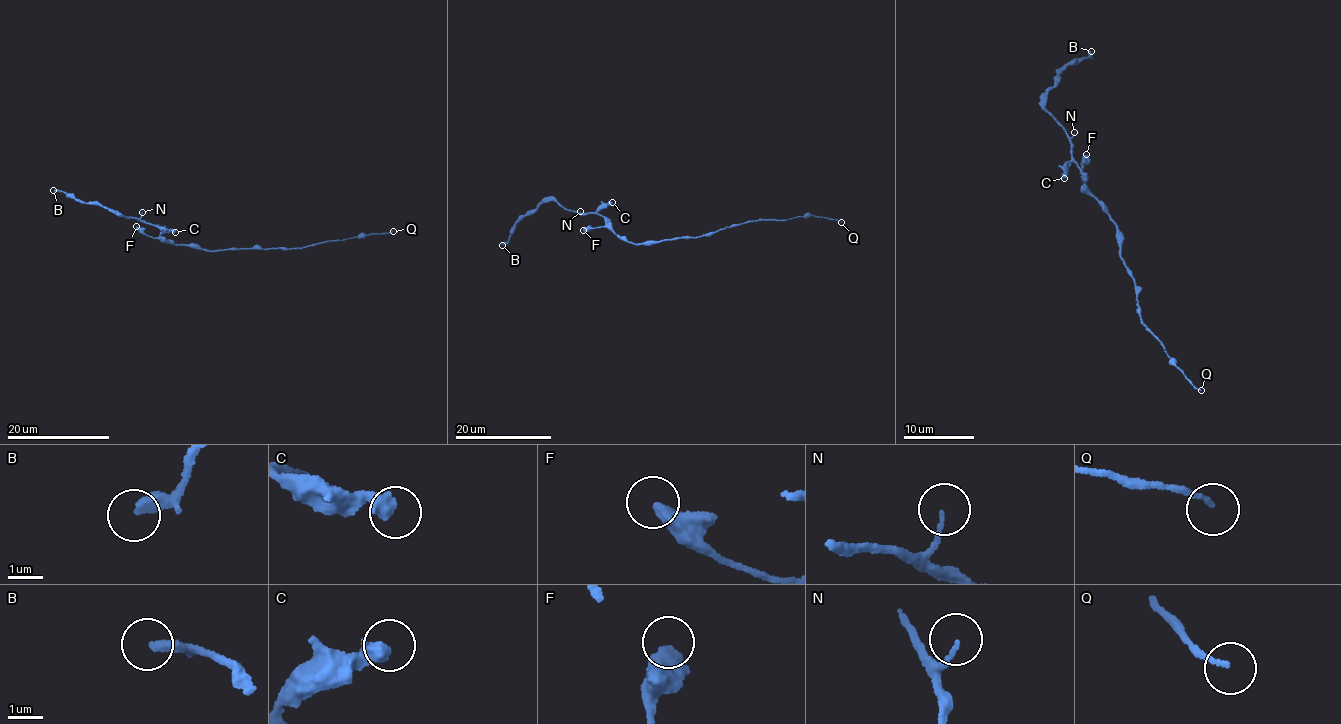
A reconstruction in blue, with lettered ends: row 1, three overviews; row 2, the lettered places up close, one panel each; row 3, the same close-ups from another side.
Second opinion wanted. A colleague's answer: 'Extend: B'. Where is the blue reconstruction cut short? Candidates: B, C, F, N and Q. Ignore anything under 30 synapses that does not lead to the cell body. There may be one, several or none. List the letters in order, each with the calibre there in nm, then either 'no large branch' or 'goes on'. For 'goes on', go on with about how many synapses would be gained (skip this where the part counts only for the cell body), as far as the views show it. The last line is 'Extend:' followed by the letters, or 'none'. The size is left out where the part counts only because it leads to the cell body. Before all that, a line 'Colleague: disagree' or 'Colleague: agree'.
Colleague: agree
B: 340 nm thick; goes on; about 50 synapses
C: 440 nm thick; no large branch
F: 480 nm thick; no large branch
N: 90 nm thick; no large branch
Q: 120 nm thick; no large branch
Extend: B

